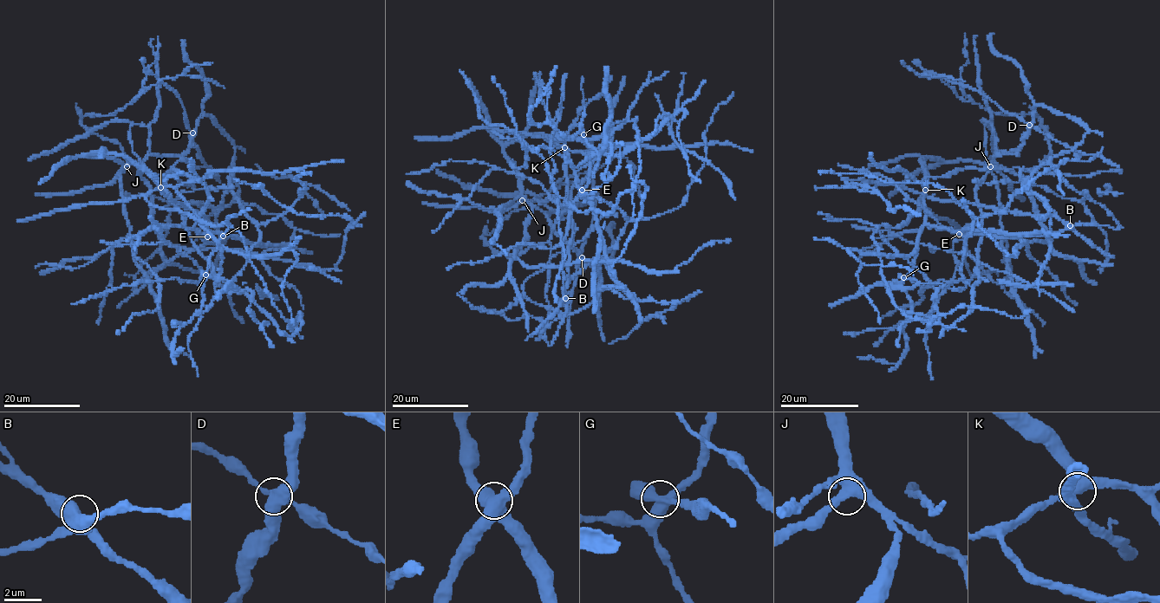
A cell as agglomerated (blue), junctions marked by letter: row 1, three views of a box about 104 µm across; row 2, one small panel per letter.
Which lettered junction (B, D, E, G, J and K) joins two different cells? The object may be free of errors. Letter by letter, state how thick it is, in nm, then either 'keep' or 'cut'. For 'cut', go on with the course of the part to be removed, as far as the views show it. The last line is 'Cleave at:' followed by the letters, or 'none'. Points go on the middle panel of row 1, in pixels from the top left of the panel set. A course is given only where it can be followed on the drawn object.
B: 440 nm | keep
D: 360 nm | keep
E: 440 nm | keep
G: 440 nm | keep
J: 380 nm | keep
K: 360 nm | keep
Cleave at: none

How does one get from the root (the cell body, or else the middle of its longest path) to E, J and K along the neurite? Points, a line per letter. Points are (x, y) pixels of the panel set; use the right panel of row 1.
E: (955, 161), (928, 158), (920, 161), (927, 182), (923, 199), (927, 222), (959, 234)
J: (955, 161), (968, 160), (990, 166)
K: (955, 161), (920, 159), (928, 178), (925, 190)

